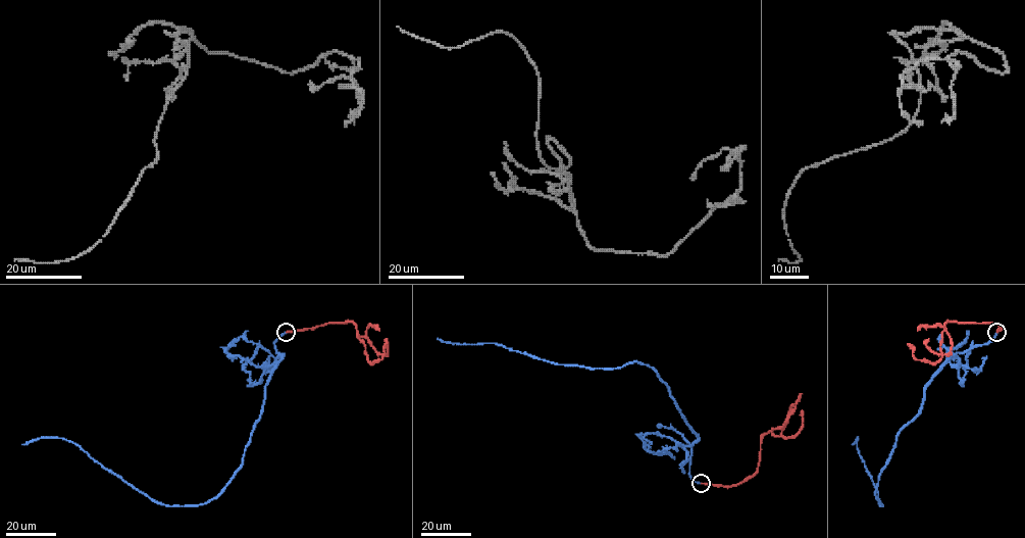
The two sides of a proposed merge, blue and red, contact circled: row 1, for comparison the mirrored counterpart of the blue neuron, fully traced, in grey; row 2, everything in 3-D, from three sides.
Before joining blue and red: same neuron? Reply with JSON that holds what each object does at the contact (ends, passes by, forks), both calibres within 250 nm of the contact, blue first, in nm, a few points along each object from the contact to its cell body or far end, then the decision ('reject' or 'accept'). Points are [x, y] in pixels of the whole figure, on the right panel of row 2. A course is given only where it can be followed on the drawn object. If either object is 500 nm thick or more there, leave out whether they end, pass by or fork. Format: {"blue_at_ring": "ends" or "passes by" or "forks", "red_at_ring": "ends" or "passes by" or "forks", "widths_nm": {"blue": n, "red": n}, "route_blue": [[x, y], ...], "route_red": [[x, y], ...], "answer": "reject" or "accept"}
{"blue_at_ring": "ends", "red_at_ring": "ends", "widths_nm": {"blue": 340, "red": 280}, "route_blue": [[996, 332], [956, 352], [926, 388], [879, 476], [881, 505], [858, 437], [852, 444]], "route_red": [[996, 332], [1000, 327], [991, 323], [947, 322], [942, 332], [941, 357], [935, 362], [916, 358], [907, 343]], "answer": "reject"}

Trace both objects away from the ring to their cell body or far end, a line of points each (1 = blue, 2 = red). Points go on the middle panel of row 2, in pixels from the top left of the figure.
1: (701, 483), (689, 477), (698, 436), (649, 365), (560, 364), (501, 344), (437, 338)
2: (701, 483), (731, 486), (750, 478), (759, 461), (761, 439), (772, 429), (782, 428), (802, 393)

